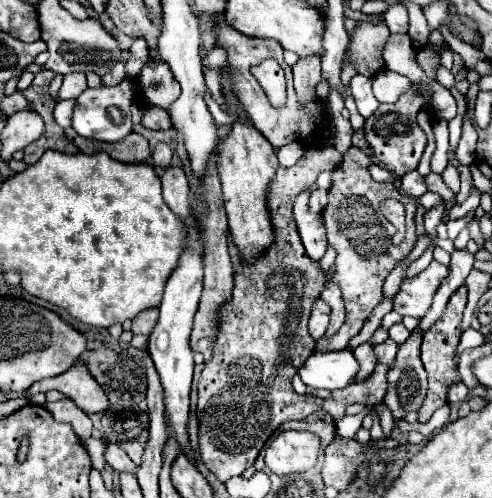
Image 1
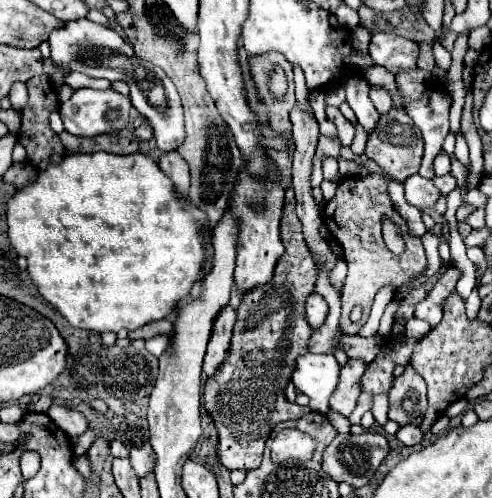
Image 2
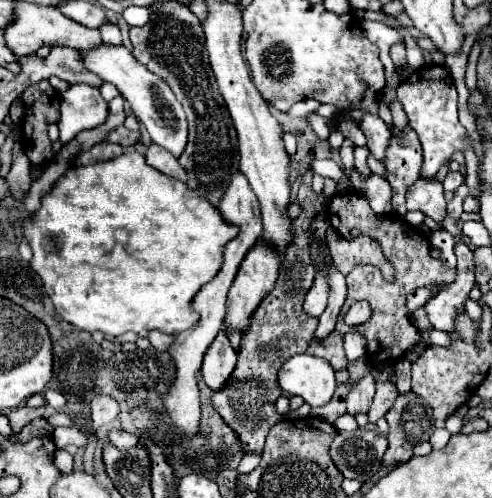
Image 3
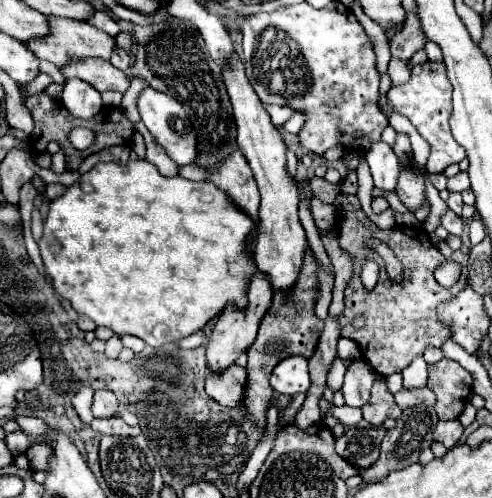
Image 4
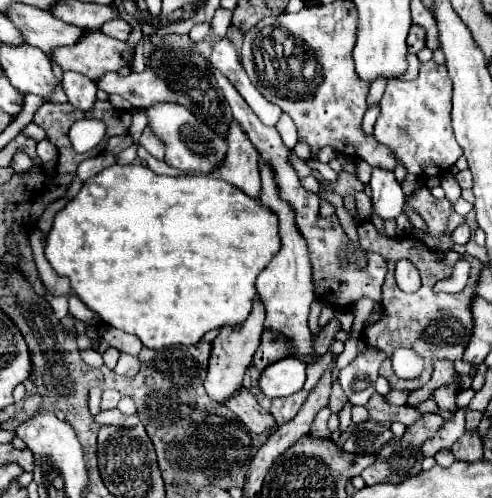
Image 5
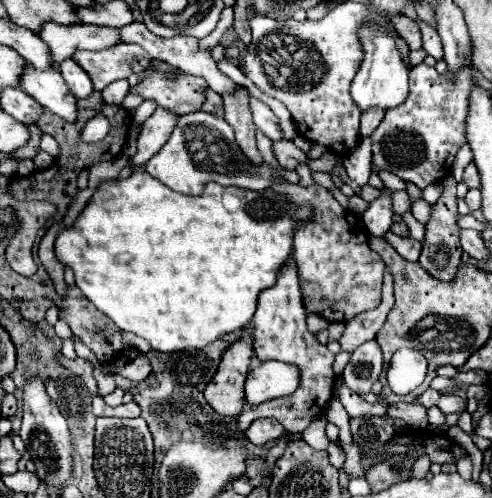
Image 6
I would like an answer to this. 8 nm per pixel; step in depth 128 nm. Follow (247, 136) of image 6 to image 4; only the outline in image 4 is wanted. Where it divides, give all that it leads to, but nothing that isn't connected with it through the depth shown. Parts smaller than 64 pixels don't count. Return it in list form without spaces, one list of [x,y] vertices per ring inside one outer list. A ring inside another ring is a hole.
[[[240,150],[228,156],[214,174],[206,174],[202,168],[196,168],[190,164],[190,166],[180,168],[180,176],[190,178],[190,180],[214,182],[258,226],[258,188],[252,178],[250,166]]]

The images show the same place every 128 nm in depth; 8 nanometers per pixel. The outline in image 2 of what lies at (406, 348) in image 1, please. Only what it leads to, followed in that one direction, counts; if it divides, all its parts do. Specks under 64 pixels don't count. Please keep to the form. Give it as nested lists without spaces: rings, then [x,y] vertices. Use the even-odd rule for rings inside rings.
[[[406,364],[402,376],[394,378],[390,398],[390,412],[388,418],[398,422],[400,426],[412,422],[420,426],[422,416],[426,412],[426,384],[418,372]]]

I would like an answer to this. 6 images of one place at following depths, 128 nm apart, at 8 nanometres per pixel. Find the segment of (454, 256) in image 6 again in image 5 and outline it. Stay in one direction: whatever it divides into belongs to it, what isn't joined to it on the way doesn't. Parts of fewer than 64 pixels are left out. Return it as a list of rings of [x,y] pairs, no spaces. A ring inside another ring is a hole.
[[[418,188],[414,190],[412,196],[406,198],[406,206],[410,206],[414,212],[418,212],[424,218],[430,234],[434,236],[444,234],[446,220],[452,210],[450,204],[438,204],[438,200],[430,194],[428,188]]]

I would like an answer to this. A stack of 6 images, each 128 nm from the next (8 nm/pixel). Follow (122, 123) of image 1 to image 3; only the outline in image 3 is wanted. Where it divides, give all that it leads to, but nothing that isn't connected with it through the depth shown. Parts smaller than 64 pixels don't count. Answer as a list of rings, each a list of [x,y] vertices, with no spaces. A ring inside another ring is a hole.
[[[74,84],[62,94],[60,102],[60,142],[66,144],[80,130],[98,128],[108,118],[108,102],[100,90],[88,84]]]

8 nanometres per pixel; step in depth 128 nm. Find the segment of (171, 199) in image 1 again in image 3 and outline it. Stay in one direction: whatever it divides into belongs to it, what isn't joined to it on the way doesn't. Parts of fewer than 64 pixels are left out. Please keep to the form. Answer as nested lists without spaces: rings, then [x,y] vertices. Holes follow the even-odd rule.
[[[150,144],[148,152],[146,152],[146,162],[152,164],[154,168],[158,168],[160,172],[164,172],[164,174],[168,174],[168,176],[180,180],[180,182],[186,182],[186,180],[188,180],[188,174],[186,174],[184,168],[180,166],[178,158],[172,156],[168,150],[156,146],[156,144]]]

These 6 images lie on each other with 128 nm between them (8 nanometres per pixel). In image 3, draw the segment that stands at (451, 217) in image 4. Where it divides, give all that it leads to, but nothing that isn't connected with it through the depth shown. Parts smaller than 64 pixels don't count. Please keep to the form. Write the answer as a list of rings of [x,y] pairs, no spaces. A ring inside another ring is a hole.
[[[418,178],[406,192],[406,208],[420,210],[436,222],[442,222],[446,216],[446,200],[442,184],[432,178]]]

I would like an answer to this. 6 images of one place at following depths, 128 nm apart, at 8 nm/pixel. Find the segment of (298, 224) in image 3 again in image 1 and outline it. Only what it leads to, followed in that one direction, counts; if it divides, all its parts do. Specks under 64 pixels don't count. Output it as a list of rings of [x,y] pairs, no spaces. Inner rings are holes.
[[[313,144],[307,149],[304,156],[294,166],[279,167],[272,184],[268,186],[268,212],[274,228],[274,242],[254,260],[246,262],[240,260],[240,266],[234,270],[234,290],[232,300],[220,306],[218,316],[218,336],[214,344],[214,354],[206,362],[200,382],[198,382],[198,446],[202,464],[220,480],[226,482],[232,476],[240,476],[246,468],[250,468],[264,446],[264,442],[280,428],[286,420],[304,420],[306,416],[314,414],[322,406],[322,398],[316,396],[300,396],[292,388],[292,376],[298,368],[306,362],[306,358],[314,352],[314,340],[308,334],[308,318],[316,298],[324,290],[324,272],[316,266],[314,260],[306,254],[296,222],[292,216],[292,204],[296,196],[312,188],[319,174],[323,171],[334,170],[342,161],[342,155],[326,144]]]

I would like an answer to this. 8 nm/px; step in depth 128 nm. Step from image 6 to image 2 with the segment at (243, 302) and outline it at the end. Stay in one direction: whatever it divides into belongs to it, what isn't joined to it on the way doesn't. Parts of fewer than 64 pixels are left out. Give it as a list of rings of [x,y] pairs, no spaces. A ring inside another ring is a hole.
[[[92,152],[92,154],[72,154],[66,156],[60,164],[50,164],[46,170],[38,172],[38,178],[34,182],[28,182],[26,186],[18,188],[10,200],[6,202],[6,224],[8,224],[8,240],[10,246],[18,256],[24,256],[28,260],[28,276],[36,284],[36,290],[44,300],[48,300],[52,306],[58,308],[58,312],[74,326],[82,330],[94,330],[94,332],[118,332],[120,328],[136,330],[150,320],[166,318],[172,314],[174,306],[190,294],[192,284],[200,278],[200,266],[204,262],[204,250],[202,250],[202,238],[198,236],[200,226],[204,226],[206,216],[196,206],[188,204],[188,198],[180,198],[168,176],[158,168],[158,164],[148,158],[142,152],[128,154],[128,156],[116,156],[108,152]]]

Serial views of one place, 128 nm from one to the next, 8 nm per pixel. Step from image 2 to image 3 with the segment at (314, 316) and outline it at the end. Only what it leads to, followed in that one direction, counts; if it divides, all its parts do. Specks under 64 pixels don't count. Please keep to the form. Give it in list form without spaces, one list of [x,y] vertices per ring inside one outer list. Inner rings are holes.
[[[316,272],[316,282],[304,300],[304,312],[318,318],[324,312],[326,304],[328,304],[328,282],[320,272]]]

